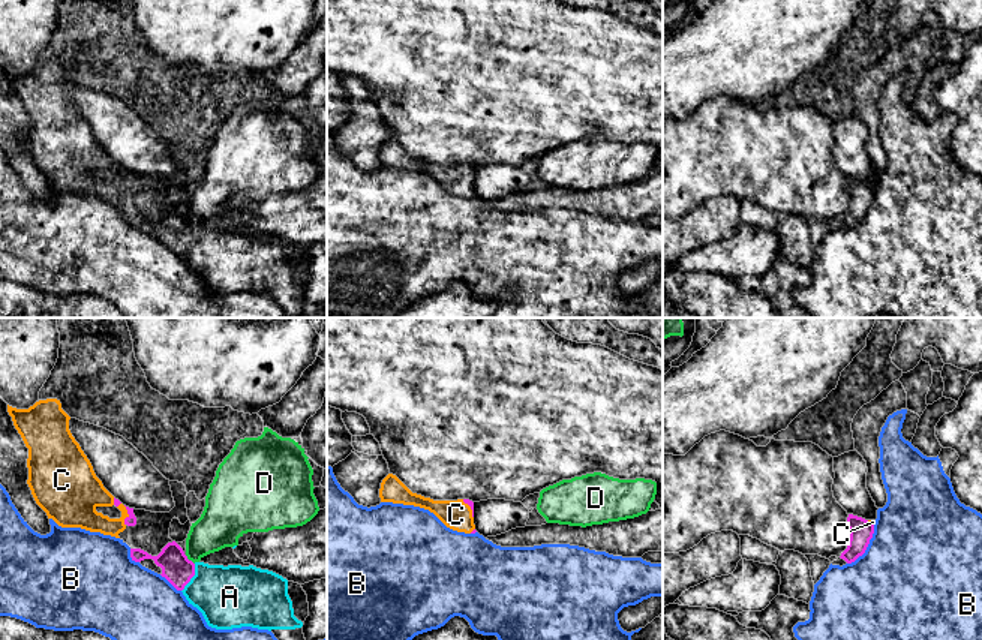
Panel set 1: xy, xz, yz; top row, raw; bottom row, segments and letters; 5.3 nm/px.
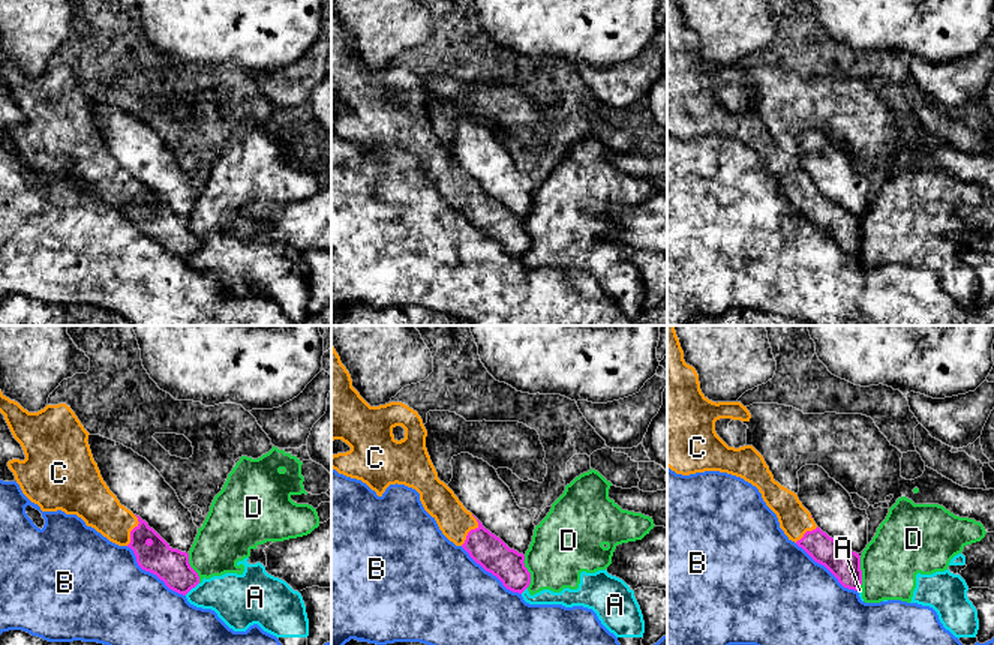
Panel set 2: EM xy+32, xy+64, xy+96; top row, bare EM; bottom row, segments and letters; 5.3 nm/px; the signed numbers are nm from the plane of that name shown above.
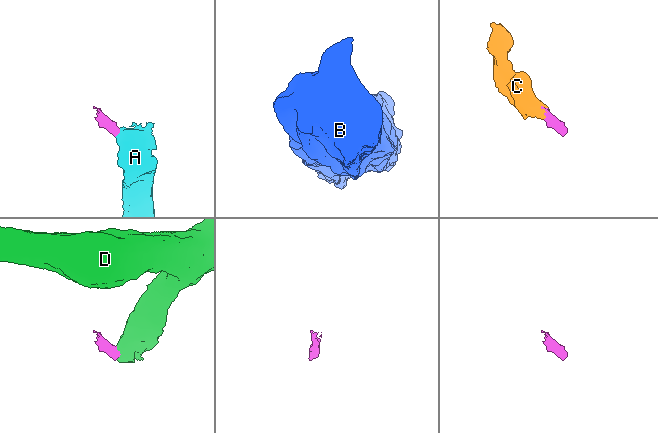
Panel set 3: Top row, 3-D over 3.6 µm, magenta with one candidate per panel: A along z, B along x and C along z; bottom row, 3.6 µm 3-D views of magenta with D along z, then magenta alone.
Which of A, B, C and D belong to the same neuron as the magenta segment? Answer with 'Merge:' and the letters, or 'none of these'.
Merge: C

